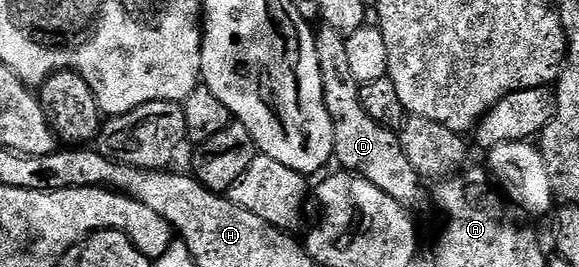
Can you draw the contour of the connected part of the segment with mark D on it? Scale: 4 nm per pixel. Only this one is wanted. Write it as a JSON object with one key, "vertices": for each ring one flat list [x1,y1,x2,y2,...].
{"vertices":[[323,26,320,29,315,32,317,66,321,66,325,106,329,110,329,118,335,131,334,159,337,164,339,160,338,167,354,172,356,176,364,176,369,182,373,182,373,186,385,190,385,194,389,194,389,198,394,200,410,202,421,199,424,181,419,169,405,156,398,135,392,129,373,122,373,118,365,114,365,106,361,106,360,85,349,71,349,57,345,55,346,39,332,28]]}

